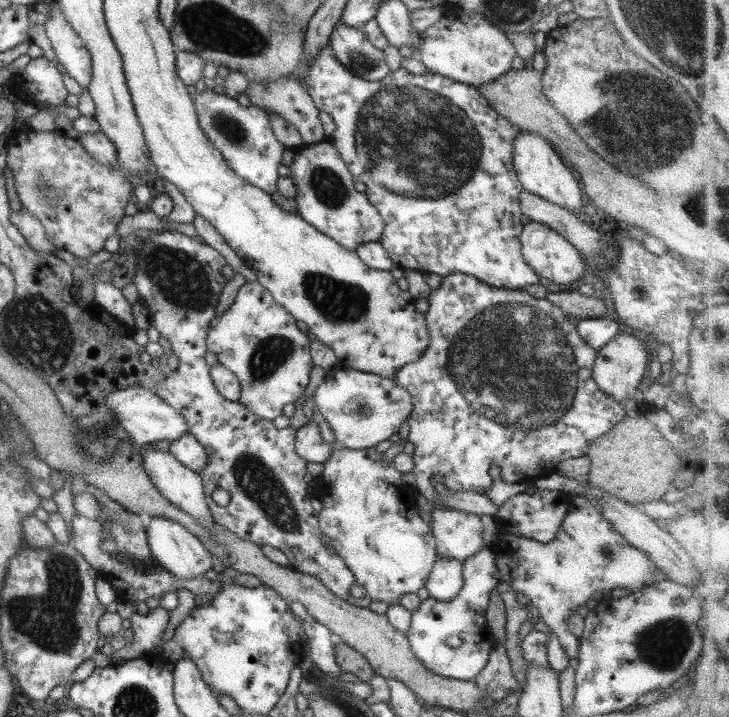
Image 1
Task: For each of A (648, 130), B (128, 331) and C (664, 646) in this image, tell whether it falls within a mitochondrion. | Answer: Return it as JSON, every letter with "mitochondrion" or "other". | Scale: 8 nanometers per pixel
{"A":"mitochondrion","B":"other","C":"mitochondrion"}

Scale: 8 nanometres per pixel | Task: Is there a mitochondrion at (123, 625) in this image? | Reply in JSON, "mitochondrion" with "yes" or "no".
{"mitochondrion":"no"}

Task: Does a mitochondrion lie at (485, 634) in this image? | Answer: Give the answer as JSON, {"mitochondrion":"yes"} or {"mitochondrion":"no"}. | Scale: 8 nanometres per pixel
{"mitochondrion":"no"}

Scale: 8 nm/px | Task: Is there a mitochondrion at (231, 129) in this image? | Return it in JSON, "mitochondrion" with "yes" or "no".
{"mitochondrion":"yes"}

